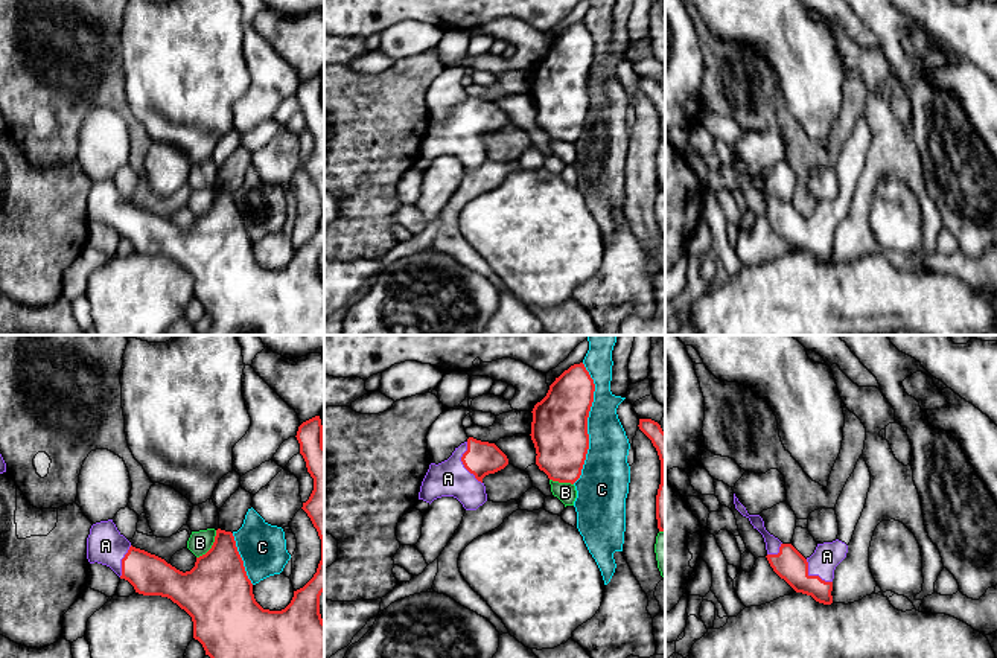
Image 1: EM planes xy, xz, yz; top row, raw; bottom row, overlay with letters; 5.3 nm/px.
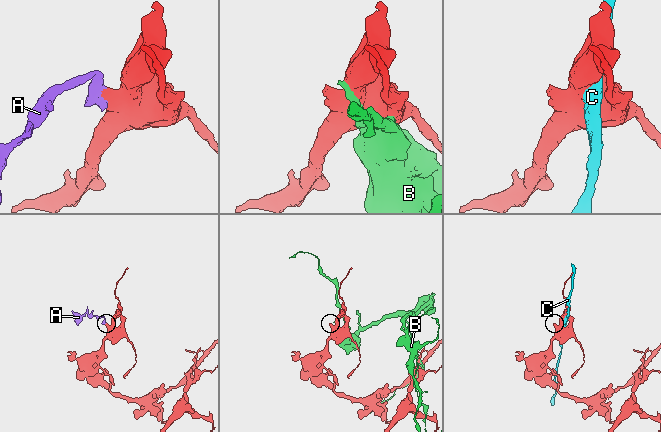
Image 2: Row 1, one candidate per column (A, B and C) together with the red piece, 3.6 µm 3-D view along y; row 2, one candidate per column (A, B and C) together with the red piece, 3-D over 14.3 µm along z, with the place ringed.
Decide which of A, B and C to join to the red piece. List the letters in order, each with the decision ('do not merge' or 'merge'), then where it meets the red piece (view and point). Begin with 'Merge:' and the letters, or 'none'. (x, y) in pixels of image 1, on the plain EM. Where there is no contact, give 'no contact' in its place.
Merge: A
A: merge; meets red in xz at (463, 122)
B: do not merge; meets red in xy at (212, 204)
C: do not merge; meets red in xz at (586, 83)

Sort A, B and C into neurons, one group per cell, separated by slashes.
A / B / C

